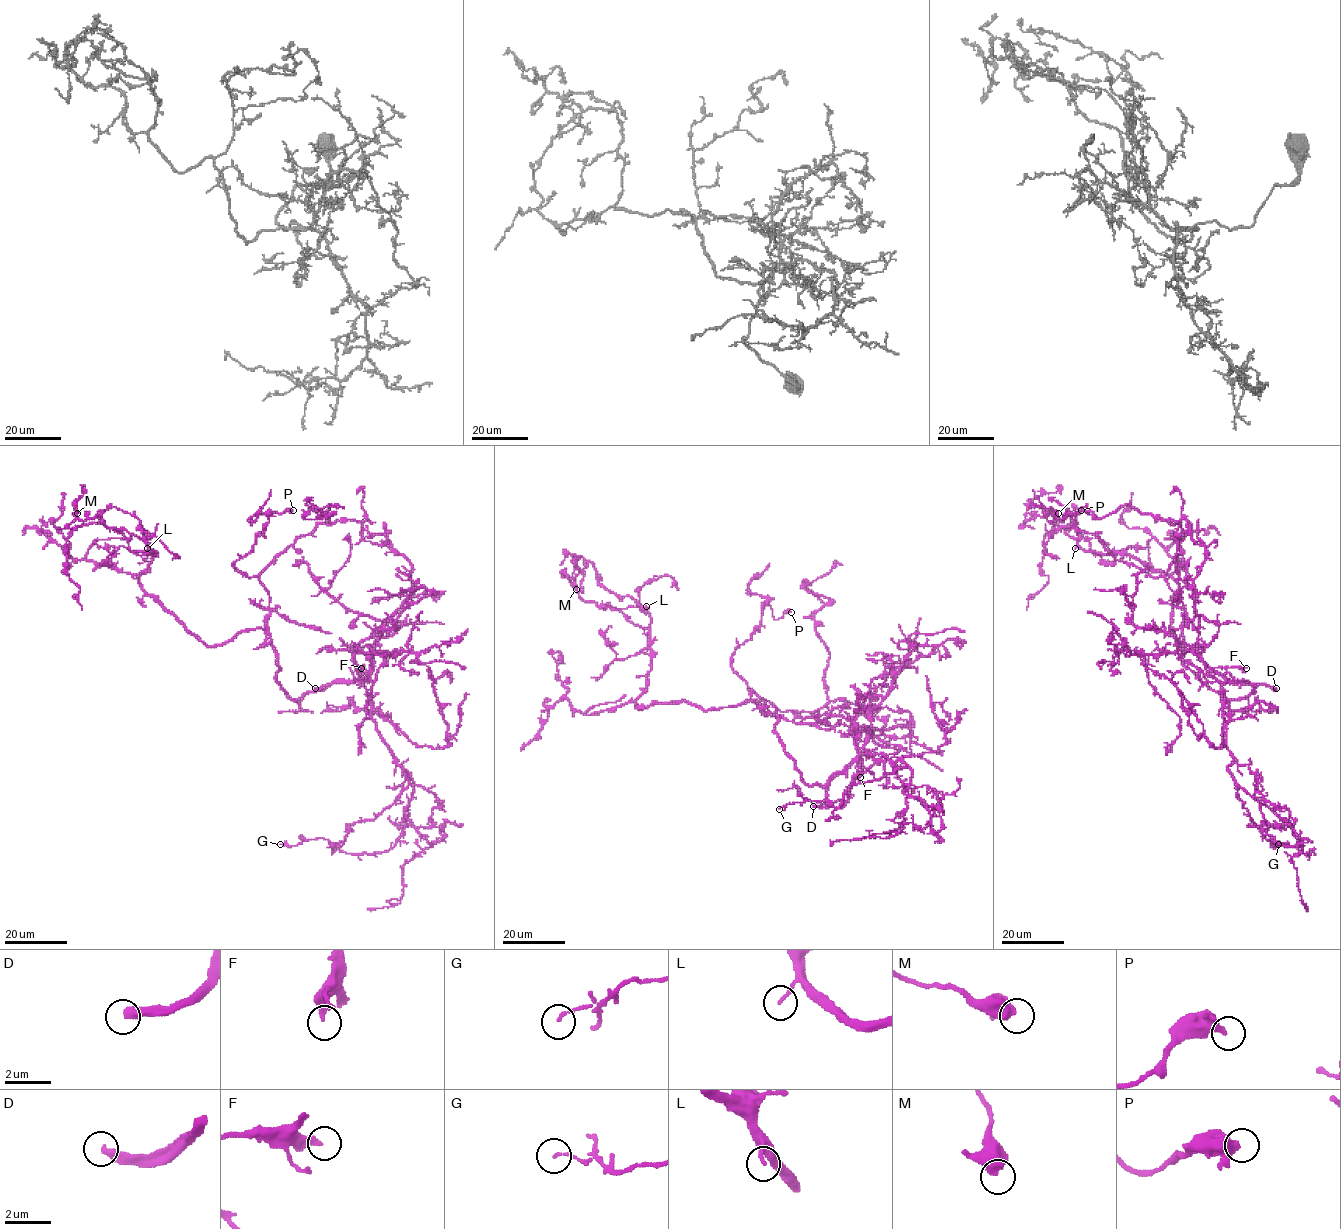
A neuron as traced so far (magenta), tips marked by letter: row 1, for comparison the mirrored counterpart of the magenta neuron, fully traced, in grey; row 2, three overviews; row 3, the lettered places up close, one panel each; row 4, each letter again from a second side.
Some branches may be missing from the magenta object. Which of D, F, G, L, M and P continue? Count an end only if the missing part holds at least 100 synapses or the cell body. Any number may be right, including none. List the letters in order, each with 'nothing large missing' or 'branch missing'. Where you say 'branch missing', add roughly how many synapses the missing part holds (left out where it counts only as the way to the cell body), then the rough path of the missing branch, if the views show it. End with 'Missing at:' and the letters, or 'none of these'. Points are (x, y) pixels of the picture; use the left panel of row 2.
D: branch missing | (315, 688), (334, 680), (333, 642), (337, 610), (353, 601), (352, 591), (364, 581)
F: nothing large missing
G: nothing large missing
L: nothing large missing
M: nothing large missing
P: nothing large missing
Missing at: D

